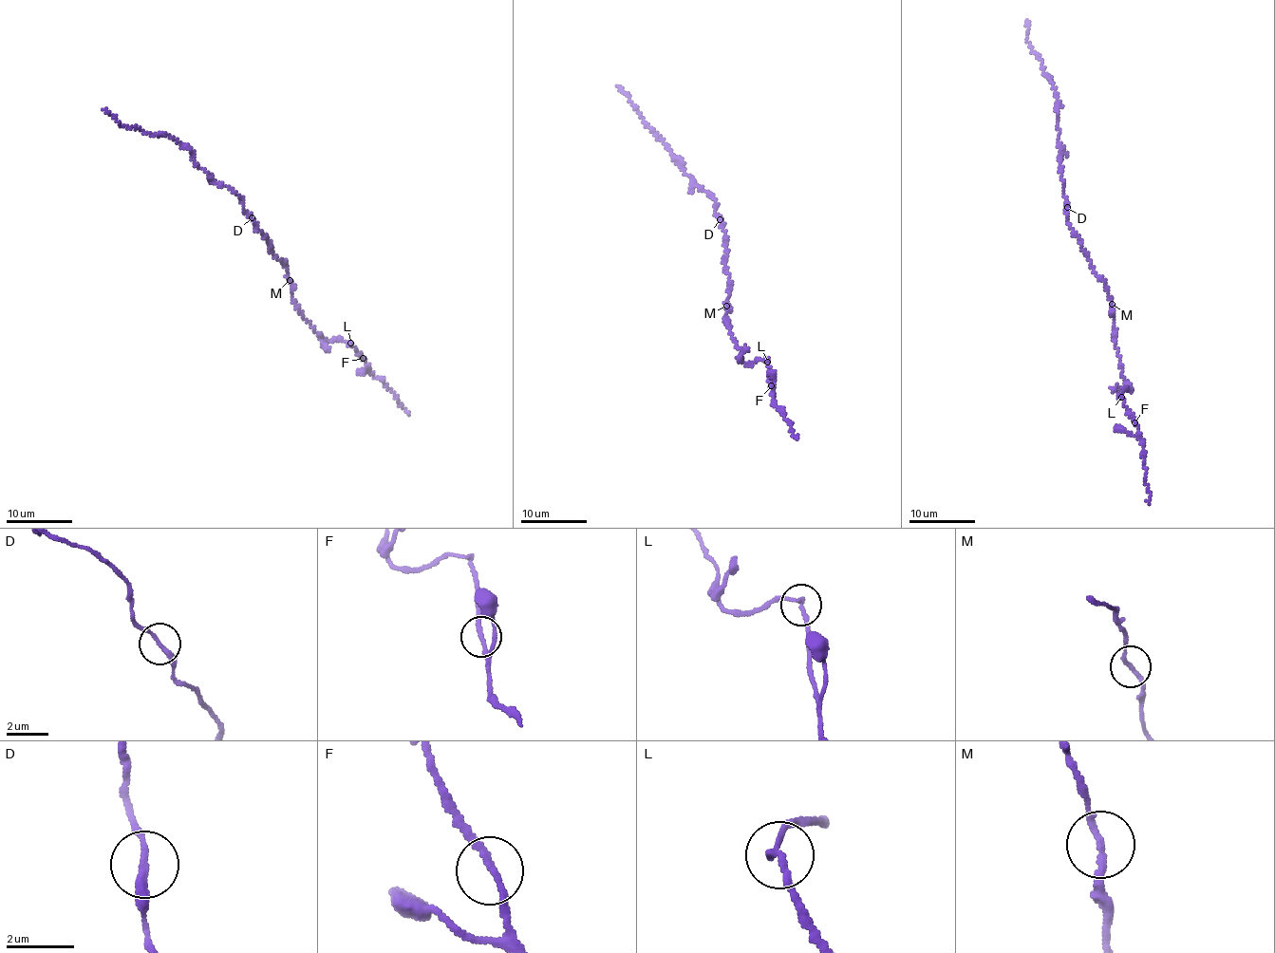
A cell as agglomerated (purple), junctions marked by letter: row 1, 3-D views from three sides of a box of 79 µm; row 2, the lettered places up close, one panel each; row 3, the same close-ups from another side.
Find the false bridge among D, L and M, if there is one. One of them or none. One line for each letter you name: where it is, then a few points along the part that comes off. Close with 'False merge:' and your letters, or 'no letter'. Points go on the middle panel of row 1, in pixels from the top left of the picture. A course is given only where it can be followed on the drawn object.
False merge: no letter

